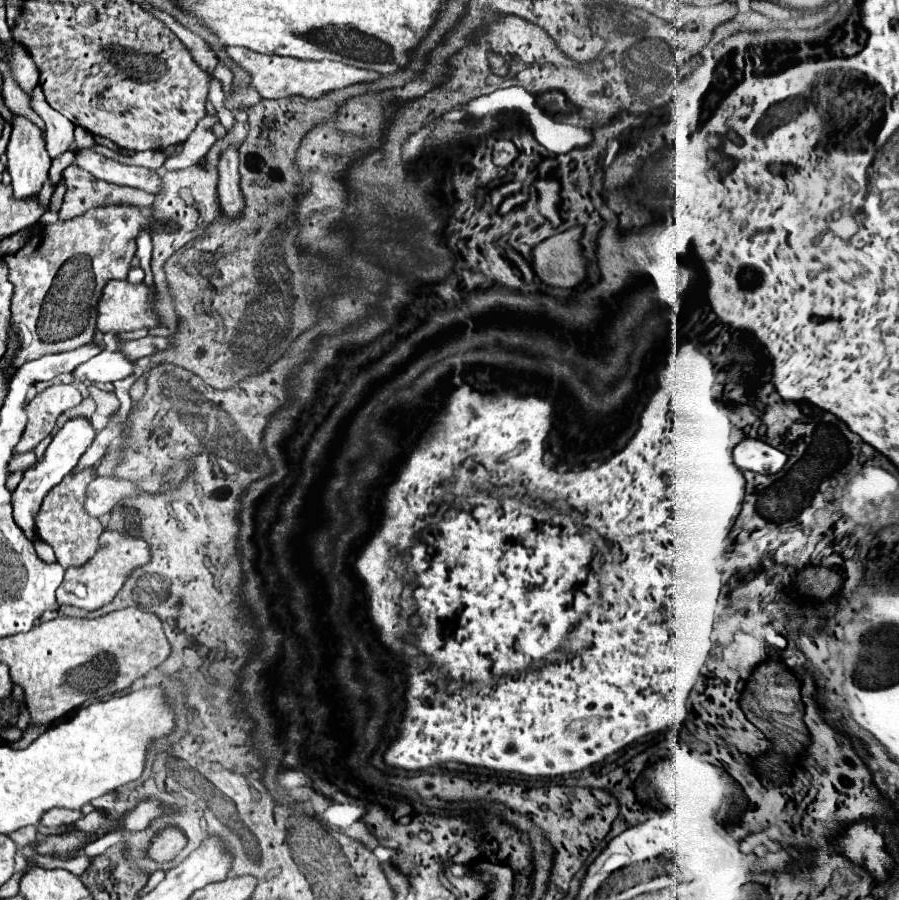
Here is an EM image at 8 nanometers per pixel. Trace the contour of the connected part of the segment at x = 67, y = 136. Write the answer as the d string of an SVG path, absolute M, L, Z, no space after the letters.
M40 86L34 88L32 96L32 108L40 114L40 118L46 122L46 146L48 154L54 160L56 156L64 154L74 144L74 124L70 124L60 112L56 112L44 98L44 92Z

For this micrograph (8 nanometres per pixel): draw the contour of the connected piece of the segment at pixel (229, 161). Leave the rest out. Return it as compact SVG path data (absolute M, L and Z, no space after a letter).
M228 148L220 158L220 184L218 196L222 212L228 218L238 218L244 210L244 194L240 190L240 174L238 174L238 150Z

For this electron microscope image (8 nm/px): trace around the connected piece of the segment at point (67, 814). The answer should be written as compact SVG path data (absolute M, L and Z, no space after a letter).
M54 808L44 814L42 824L48 828L58 828L58 826L72 826L76 820L84 818L80 810L68 810L68 808Z

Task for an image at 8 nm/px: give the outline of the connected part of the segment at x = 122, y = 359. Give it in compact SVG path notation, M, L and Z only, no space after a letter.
M104 350L72 372L74 380L84 382L84 384L116 382L132 374L134 374L132 360L126 358L120 350Z

